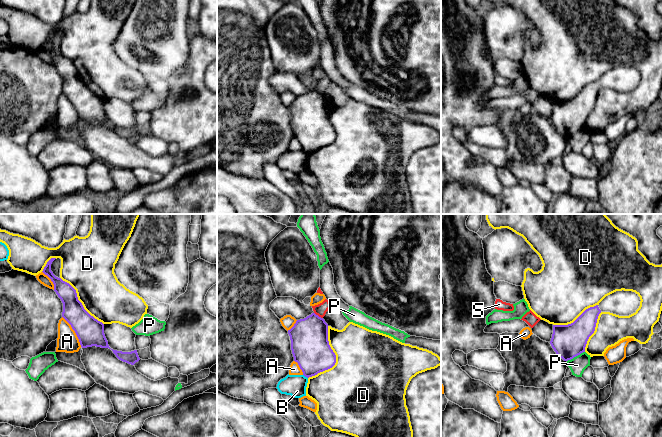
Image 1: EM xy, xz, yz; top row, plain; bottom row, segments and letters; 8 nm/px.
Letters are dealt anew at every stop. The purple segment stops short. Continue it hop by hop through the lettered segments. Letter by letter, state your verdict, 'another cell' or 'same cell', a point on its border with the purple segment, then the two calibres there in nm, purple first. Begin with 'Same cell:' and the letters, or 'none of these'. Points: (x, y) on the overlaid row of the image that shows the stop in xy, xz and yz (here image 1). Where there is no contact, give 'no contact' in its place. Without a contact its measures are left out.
Same cell: none of these
A: another cell; contact xy (74, 330); calibres 220 and 170 nm
B: another cell; contact xz (305, 376); calibres 300 and 180 nm
D: another cell; contact xz (335, 358); calibres 300 and 500 nm
P: another cell; contact yz (575, 356); calibres 280 and 140 nm
S: another cell; contact xz (317, 315); calibres 300 and 90 nm

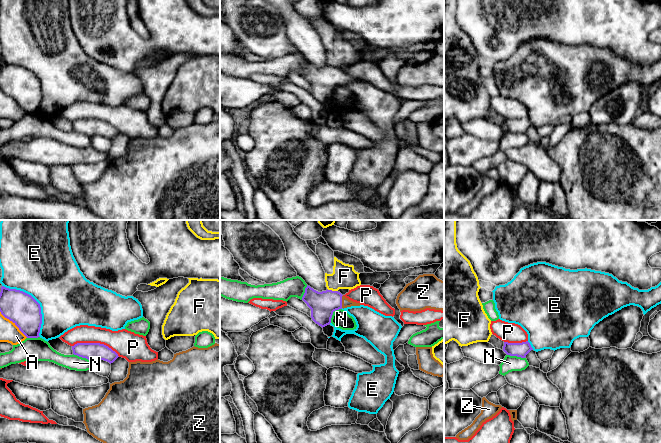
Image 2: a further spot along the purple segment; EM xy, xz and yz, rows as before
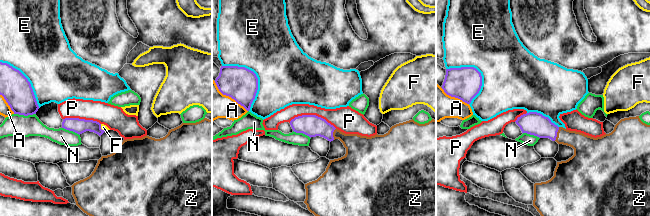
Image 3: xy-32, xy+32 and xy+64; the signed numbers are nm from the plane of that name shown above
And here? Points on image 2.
Same cell: Z
A: another cell; contact xy (13, 322); calibres 260 and 160 nm
E: another cell; contact xy (37, 302); calibres 260 and 460 nm
F: another cell; contact xz (331, 290); calibres 200 and 200 nm
N: another cell; contact xz (332, 313); calibres 200 and 150 nm
P: another cell; contact xy (96, 343); calibres 140 and 220 nm
Z: same cell; contact xz (341, 301); calibres 200 and 70 nm

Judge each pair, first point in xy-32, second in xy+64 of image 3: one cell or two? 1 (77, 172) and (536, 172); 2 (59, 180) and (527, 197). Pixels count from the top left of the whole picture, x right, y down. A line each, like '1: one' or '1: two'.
1: one
2: one

